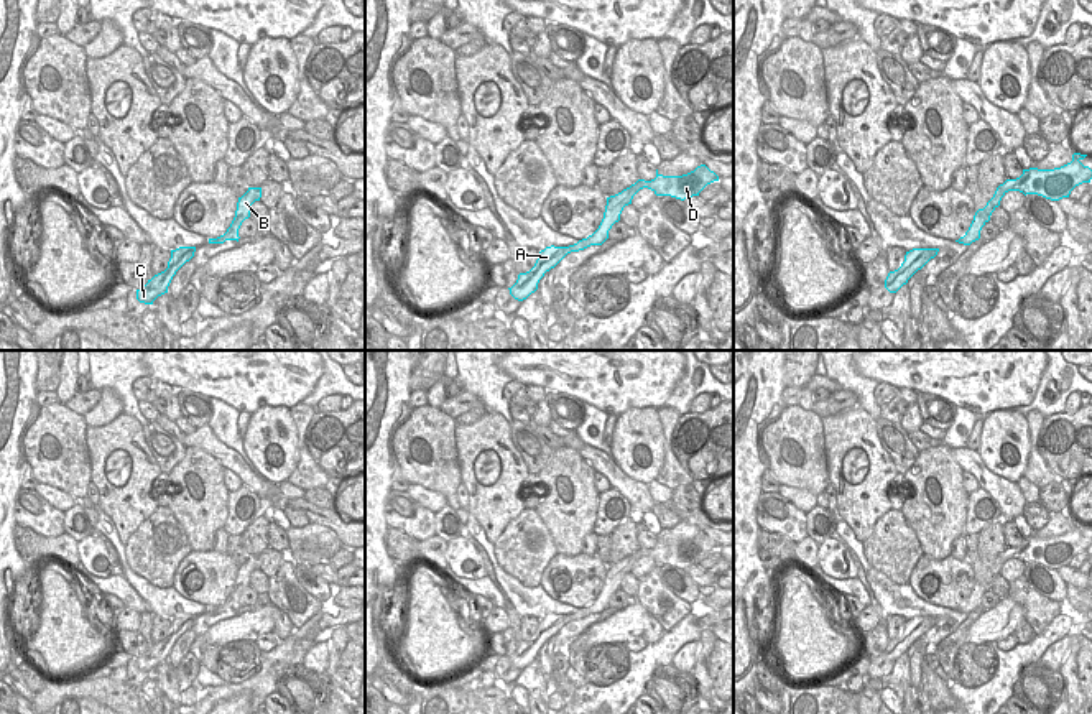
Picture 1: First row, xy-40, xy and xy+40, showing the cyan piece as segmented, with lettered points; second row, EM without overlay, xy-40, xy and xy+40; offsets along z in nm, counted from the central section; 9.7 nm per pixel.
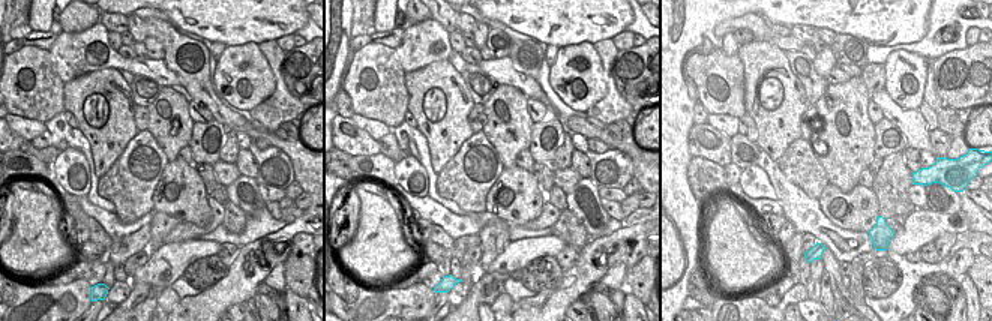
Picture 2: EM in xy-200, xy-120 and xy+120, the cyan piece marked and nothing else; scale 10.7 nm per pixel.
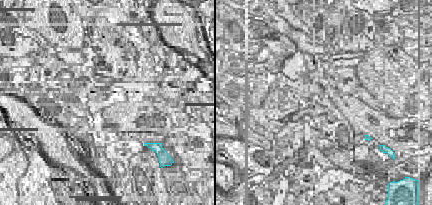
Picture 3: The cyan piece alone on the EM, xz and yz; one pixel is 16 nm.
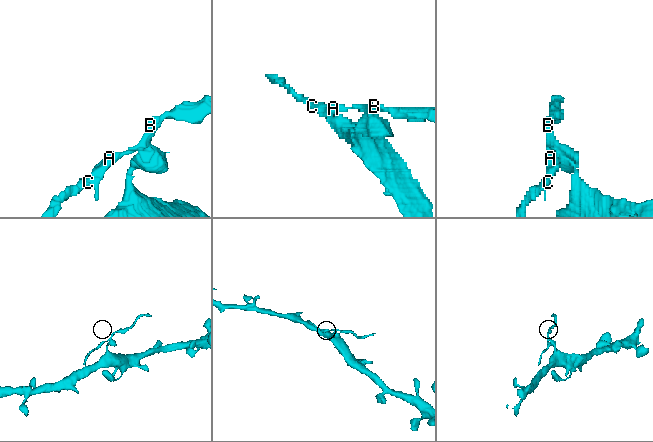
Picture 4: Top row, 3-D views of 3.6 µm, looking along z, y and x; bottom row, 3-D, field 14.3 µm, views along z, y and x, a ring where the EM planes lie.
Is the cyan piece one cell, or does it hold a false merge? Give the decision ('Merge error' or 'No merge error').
No merge error.

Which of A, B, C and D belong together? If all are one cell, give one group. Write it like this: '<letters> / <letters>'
A B C D

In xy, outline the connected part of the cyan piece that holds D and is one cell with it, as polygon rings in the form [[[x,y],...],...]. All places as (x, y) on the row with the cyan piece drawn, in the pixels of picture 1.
[[[701,165],[694,171],[682,176],[663,176],[656,169],[655,179],[638,179],[622,192],[607,197],[604,219],[592,235],[569,247],[551,245],[541,250],[534,267],[526,273],[520,273],[516,283],[508,288],[510,294],[518,301],[526,299],[538,290],[538,283],[544,273],[554,268],[567,253],[584,250],[590,245],[602,245],[608,239],[608,230],[612,225],[620,220],[623,207],[632,204],[633,196],[640,189],[648,188],[656,196],[671,196],[684,201],[687,197],[699,196],[699,192],[714,181],[719,181],[719,176],[706,165]]]

